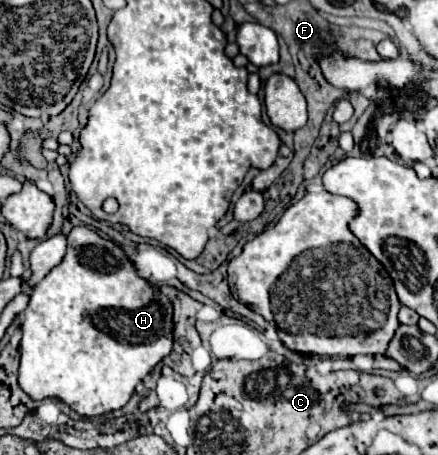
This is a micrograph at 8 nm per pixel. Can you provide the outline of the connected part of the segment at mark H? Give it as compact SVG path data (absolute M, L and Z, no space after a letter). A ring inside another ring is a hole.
M76 226L72 228L72 232L68 234L68 252L64 256L64 262L60 266L56 266L30 294L30 302L26 306L26 310L22 312L22 340L20 340L20 388L34 400L44 400L44 398L60 398L62 402L66 402L72 410L76 410L80 416L86 418L94 418L94 416L102 416L106 412L118 410L122 408L130 396L134 394L136 384L160 362L164 360L170 350L172 350L172 332L174 332L174 322L172 322L172 302L168 296L164 296L158 288L150 286L142 276L138 276L134 264L130 262L130 258L124 254L122 246L118 246L114 240L110 238L102 238L98 236L94 230L84 228L84 226Z

